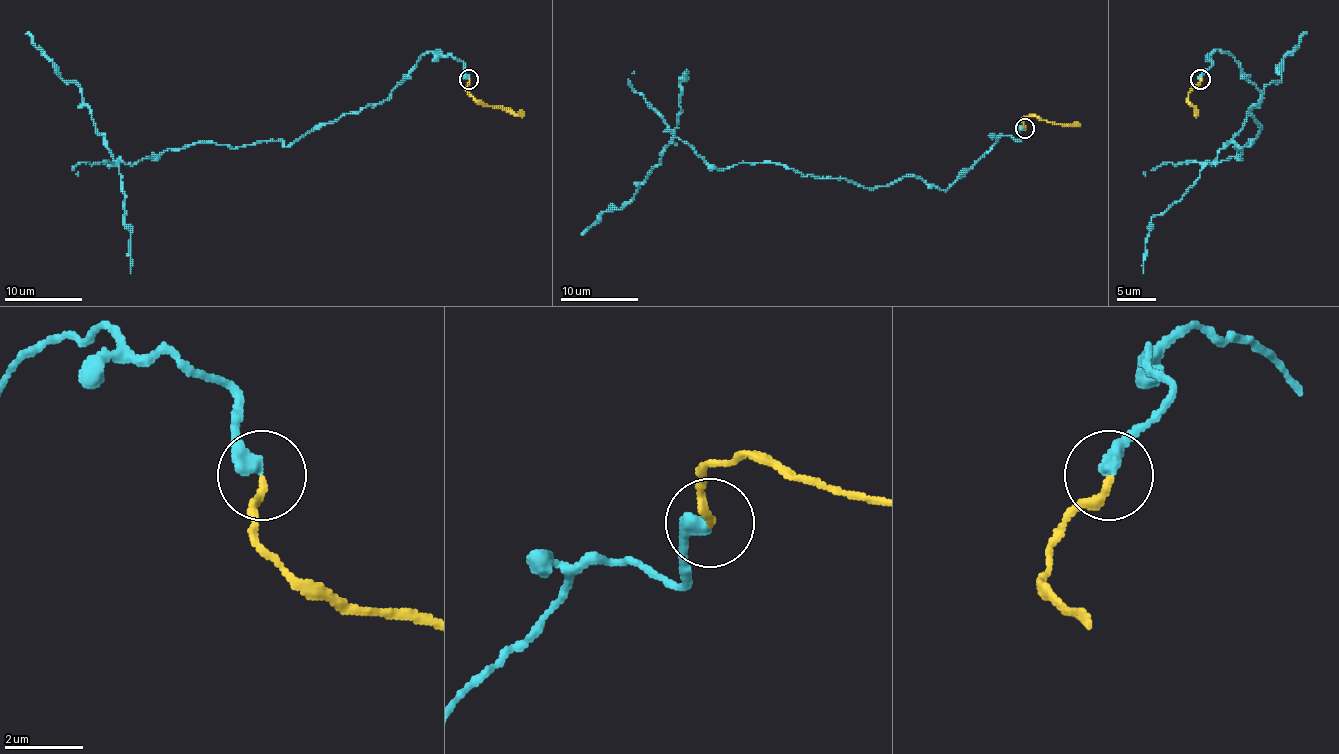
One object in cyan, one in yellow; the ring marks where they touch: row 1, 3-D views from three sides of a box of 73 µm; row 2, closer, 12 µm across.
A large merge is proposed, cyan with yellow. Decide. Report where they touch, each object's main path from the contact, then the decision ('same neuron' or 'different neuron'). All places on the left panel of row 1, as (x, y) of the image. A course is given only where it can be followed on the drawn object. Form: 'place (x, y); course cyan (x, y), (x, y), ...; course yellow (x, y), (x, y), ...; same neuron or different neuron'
place (469, 79); course cyan (467, 79), (463, 63), (426, 51), (385, 100), (286, 147), (185, 145), (117, 164), (82, 88), (25, 34); course yellow (469, 79), (467, 92), (477, 102), (510, 108), (516, 114), (524, 112); same neuron

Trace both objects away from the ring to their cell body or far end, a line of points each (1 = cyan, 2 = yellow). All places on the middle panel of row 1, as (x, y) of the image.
1: (1023, 128), (945, 190), (914, 176), (871, 188), (770, 163), (716, 169), (677, 137), (638, 192), (581, 235)
2: (1025, 128), (1023, 118), (1033, 116), (1080, 126)

